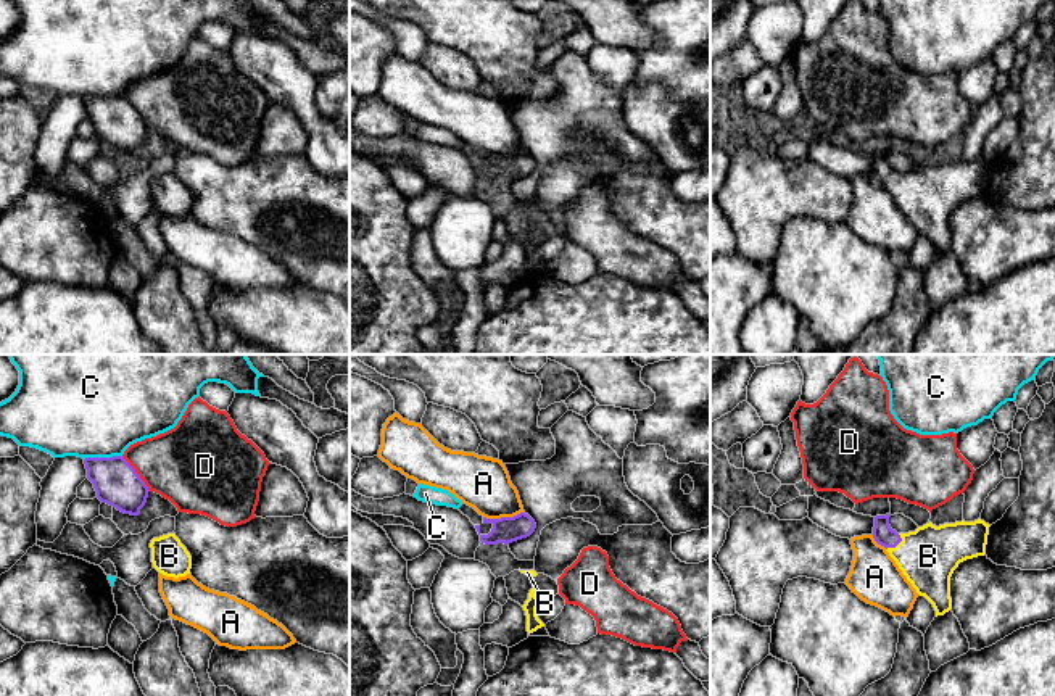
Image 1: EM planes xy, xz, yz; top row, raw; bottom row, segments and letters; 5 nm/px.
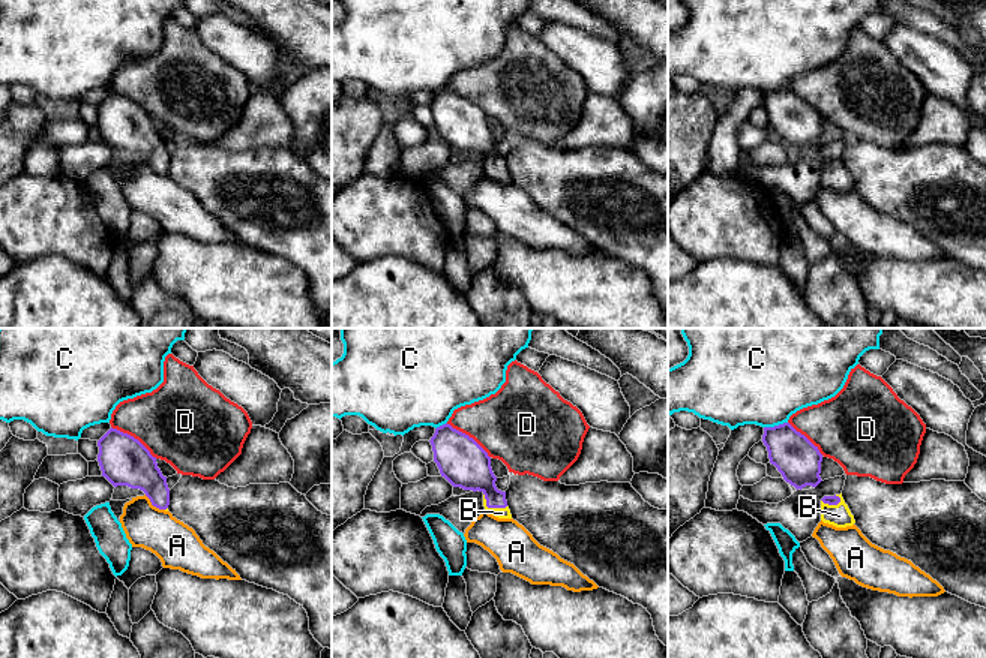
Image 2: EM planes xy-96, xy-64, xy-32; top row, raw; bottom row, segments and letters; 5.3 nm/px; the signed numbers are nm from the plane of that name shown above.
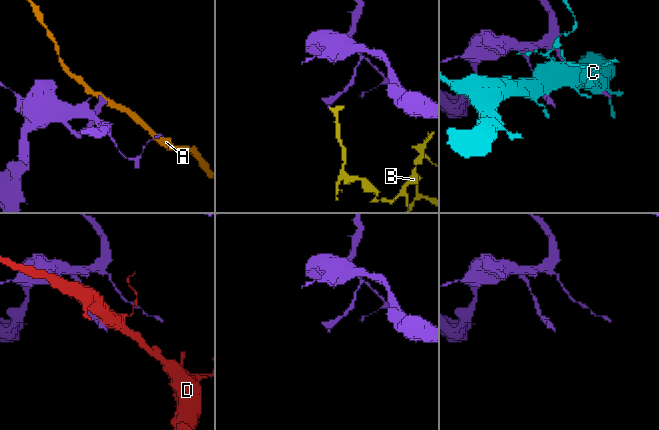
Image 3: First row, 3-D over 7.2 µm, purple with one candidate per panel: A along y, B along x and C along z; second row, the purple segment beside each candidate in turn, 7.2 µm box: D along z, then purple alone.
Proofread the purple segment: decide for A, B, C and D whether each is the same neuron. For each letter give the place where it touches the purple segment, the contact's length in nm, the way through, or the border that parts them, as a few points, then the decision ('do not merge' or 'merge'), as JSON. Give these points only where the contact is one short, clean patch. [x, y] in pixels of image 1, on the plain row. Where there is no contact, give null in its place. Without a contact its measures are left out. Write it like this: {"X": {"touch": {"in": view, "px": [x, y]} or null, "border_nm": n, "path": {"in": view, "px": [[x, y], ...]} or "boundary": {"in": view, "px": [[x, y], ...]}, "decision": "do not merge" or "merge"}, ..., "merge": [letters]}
{"A": {"touch": {"in": "xz", "px": [503, 157]}, "border_nm": 220, "boundary": {"in": "xz", "px": [[524, 150], [514, 155], [484, 157]]}, "decision": "do not merge"}, "B": {"touch": {"in": "yz", "px": [896, 184]}, "border_nm": 110, "path": {"in": "yz", "px": [[883, 173], [896, 184], [928, 195]]}, "decision": "merge"}, "C": {"touch": {"in": "xy", "px": [102, 97]}, "border_nm": 190, "decision": "do not merge"}, "D": {"touch": {"in": "xy", "px": [136, 111]}, "border_nm": 240, "decision": "do not merge"}, "merge": ["B"]}

